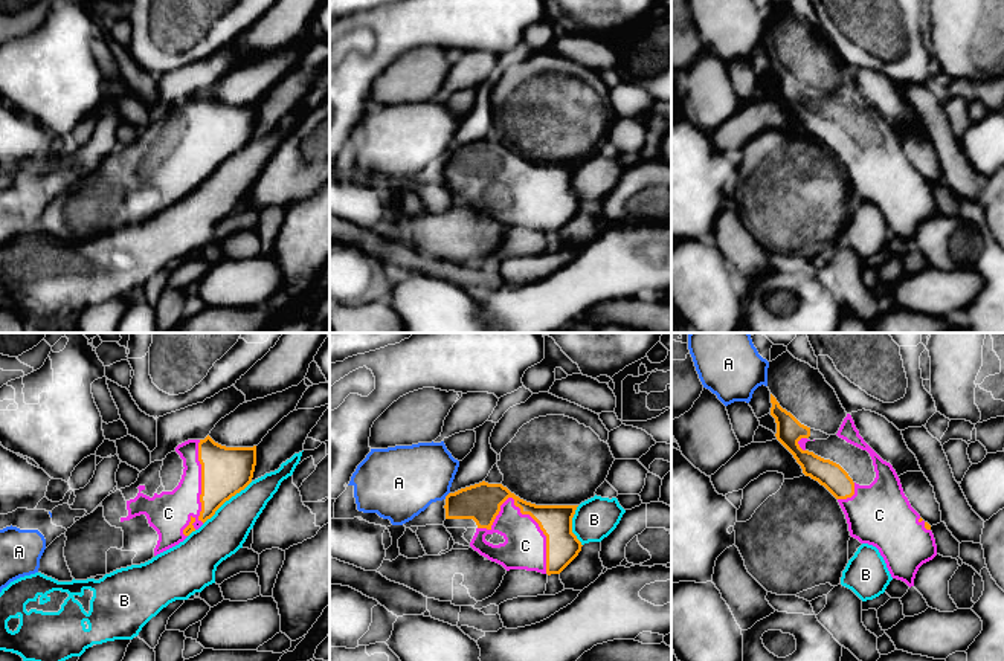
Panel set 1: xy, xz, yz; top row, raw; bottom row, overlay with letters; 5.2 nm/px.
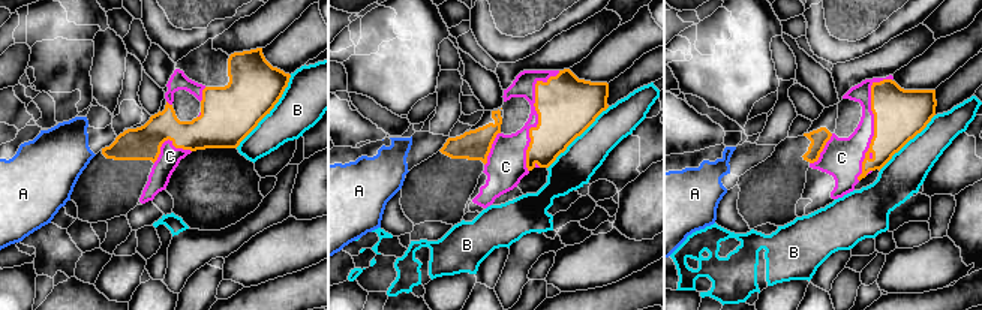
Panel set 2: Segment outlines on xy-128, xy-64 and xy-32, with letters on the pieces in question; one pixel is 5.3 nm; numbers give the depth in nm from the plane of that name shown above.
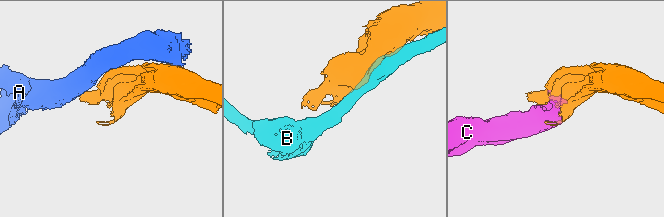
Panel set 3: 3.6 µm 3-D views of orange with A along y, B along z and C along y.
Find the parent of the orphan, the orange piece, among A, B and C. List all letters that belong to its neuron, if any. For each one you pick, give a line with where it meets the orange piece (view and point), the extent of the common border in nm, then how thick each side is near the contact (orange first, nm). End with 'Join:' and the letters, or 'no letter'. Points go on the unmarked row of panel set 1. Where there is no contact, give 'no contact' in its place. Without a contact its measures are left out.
C: xz (542, 188) | 460 nm | 180/220 nm
Join: C

